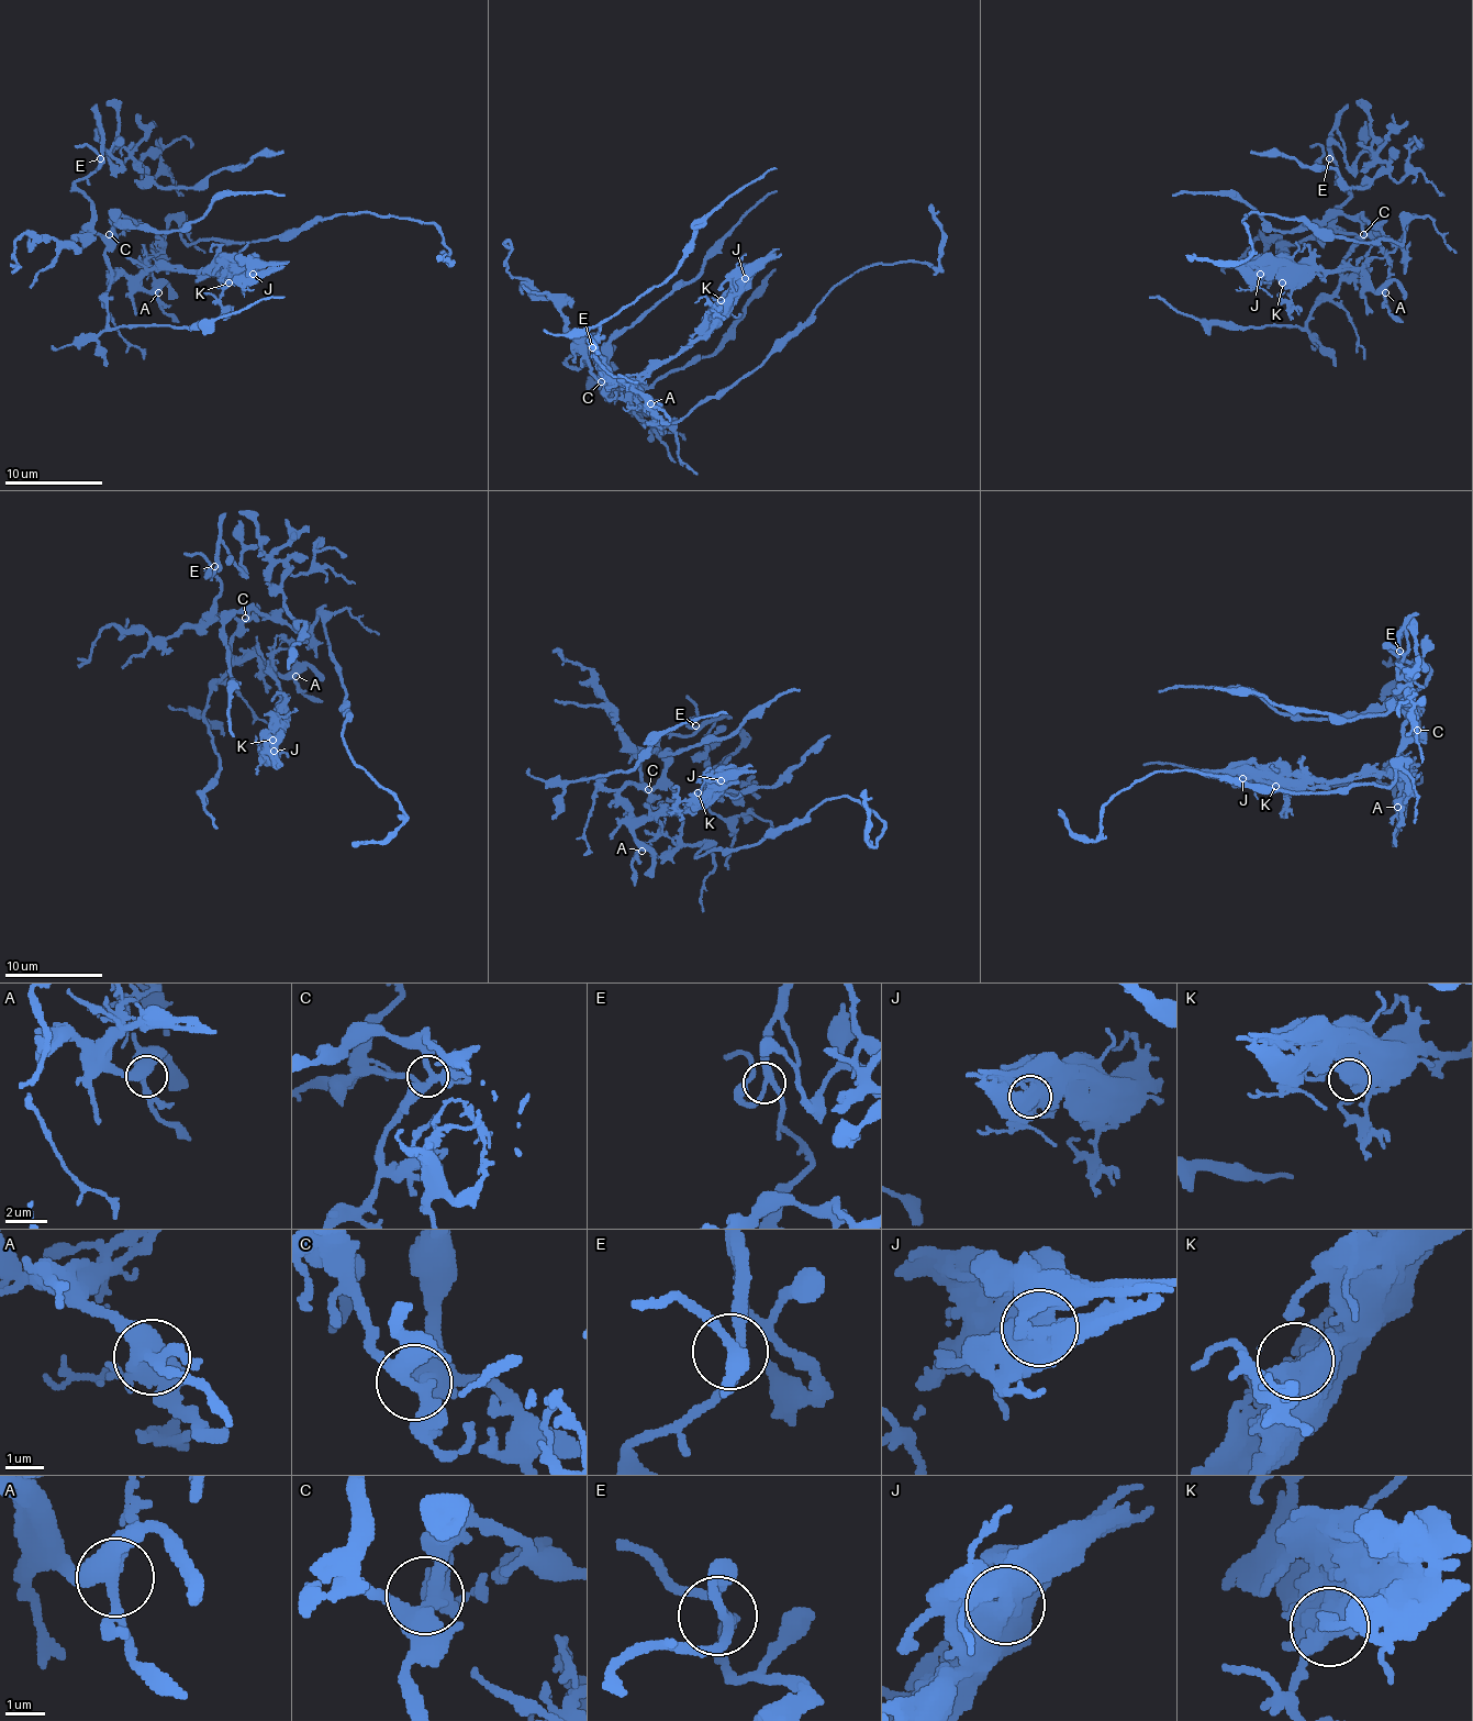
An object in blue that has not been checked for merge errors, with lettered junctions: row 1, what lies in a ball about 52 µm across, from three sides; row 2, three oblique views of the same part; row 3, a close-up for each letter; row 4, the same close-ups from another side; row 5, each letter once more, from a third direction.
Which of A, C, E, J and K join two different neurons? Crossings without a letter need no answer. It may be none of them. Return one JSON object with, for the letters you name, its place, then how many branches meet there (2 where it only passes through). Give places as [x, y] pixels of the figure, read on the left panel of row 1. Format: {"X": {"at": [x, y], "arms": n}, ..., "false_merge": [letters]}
{"J": {"at": [253, 274], "arms": 1}, "false_merge": ["J"]}

